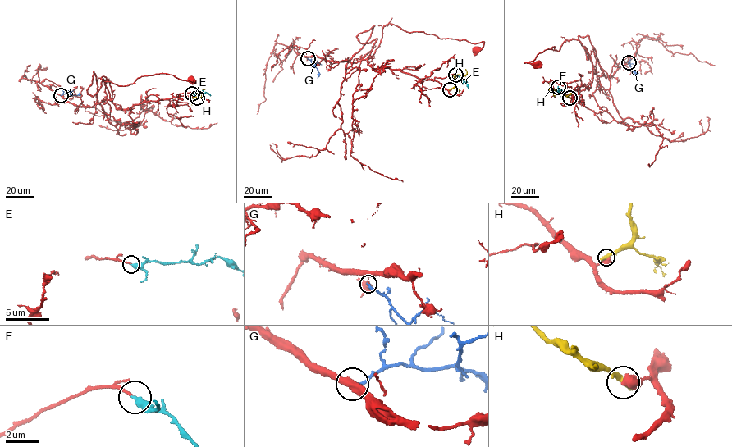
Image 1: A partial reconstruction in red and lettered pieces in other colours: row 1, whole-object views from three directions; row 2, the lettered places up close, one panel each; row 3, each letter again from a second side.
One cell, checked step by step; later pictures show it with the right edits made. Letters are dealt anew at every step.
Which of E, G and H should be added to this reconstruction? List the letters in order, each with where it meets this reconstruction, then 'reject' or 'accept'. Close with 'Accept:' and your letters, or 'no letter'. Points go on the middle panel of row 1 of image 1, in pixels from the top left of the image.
E: contact (455, 75); accept
G: contact (308, 58); reject
H: contact (450, 89); reject
Accept: E

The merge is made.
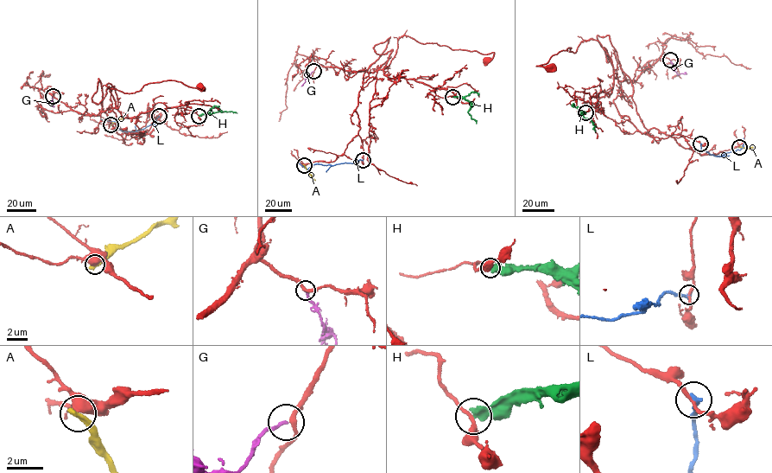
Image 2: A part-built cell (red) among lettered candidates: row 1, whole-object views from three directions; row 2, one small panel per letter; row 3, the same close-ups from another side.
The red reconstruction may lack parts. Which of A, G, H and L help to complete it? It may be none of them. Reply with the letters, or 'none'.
G

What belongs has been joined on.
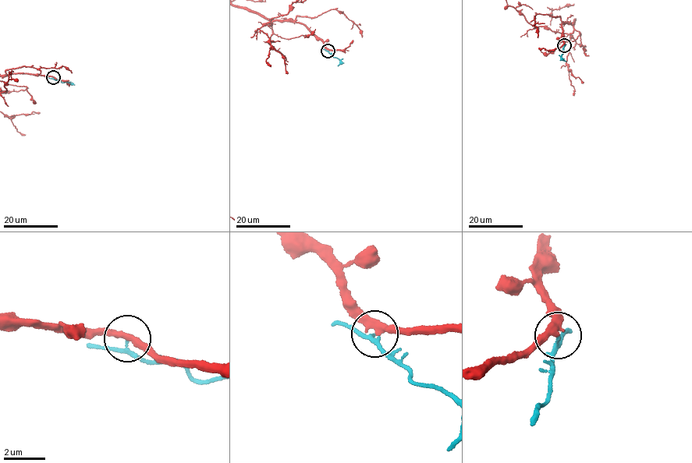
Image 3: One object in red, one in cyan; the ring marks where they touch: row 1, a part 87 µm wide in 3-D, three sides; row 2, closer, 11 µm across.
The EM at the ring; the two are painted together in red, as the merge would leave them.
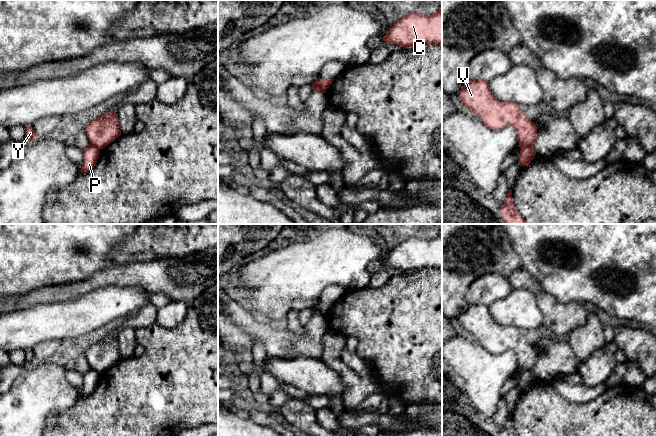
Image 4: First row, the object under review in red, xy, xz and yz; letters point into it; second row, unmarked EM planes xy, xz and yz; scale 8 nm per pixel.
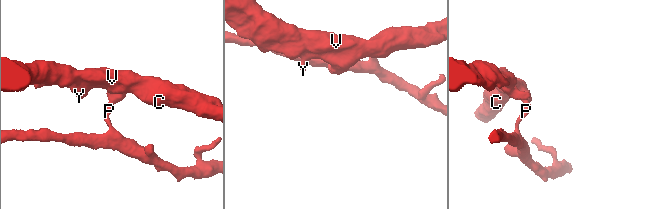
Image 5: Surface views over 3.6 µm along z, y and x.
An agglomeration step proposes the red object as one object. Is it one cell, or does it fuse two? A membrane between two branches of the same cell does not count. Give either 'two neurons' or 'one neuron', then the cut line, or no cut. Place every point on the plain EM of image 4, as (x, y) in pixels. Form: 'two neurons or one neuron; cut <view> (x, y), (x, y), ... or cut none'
two neurons; cut yz (532, 369), (521, 372)

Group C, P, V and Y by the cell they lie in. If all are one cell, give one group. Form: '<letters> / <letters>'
C V Y / P

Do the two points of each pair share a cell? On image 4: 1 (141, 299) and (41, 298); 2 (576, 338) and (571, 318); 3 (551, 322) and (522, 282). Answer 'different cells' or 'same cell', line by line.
1: different cells
2: different cells
3: same cell

